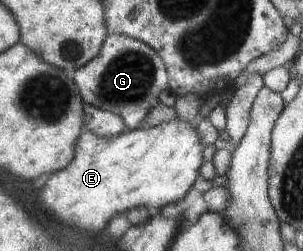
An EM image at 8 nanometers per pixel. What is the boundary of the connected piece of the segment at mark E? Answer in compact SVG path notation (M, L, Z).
M169 120L159 126L137 128L114 136L98 137L91 130L84 127L80 140L77 141L75 158L63 170L60 170L47 182L45 190L41 192L41 200L61 222L73 224L81 230L99 232L107 220L123 210L143 206L151 212L167 204L181 202L182 198L193 182L199 178L199 166L203 163L201 152L203 144L195 130L195 125L187 124L183 120Z

